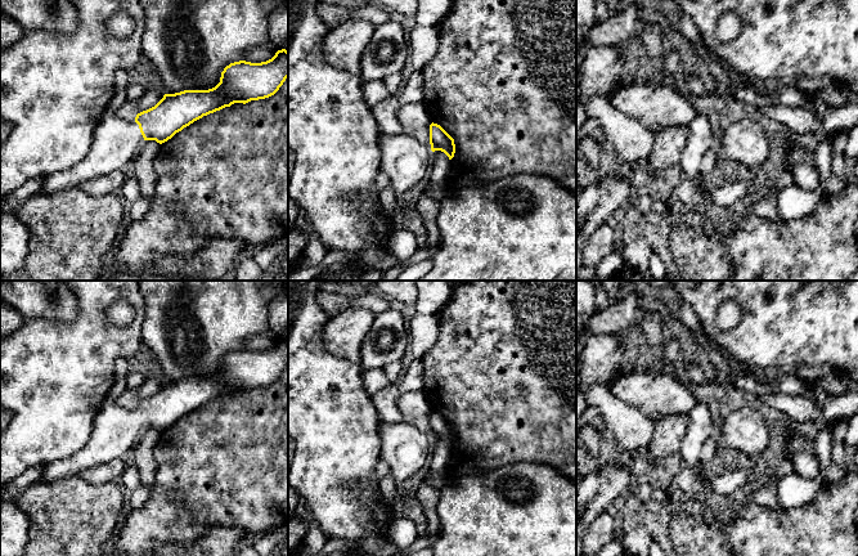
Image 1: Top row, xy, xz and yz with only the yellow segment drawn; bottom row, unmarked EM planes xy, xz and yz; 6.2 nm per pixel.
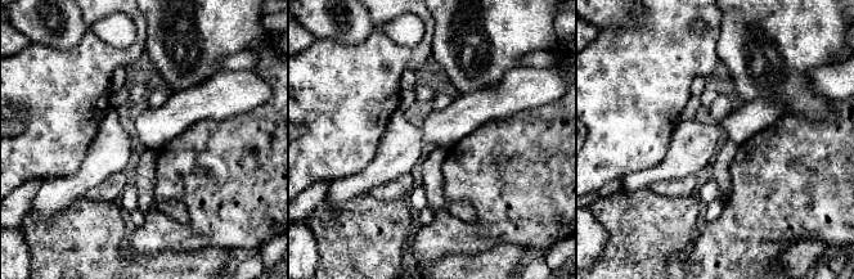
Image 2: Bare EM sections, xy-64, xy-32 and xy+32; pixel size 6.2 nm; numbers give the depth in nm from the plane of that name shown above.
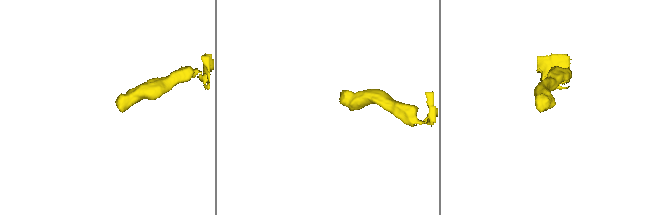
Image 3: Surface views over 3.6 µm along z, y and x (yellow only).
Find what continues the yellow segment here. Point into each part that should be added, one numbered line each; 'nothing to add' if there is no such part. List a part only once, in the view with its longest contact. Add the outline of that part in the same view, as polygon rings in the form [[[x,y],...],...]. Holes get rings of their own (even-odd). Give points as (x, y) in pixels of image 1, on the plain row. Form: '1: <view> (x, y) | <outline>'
1: xy (116, 429) | [[[105,398],[94,422],[89,441],[75,454],[44,466],[42,480],[54,483],[78,476],[84,470],[121,459],[144,431],[135,408]]]

